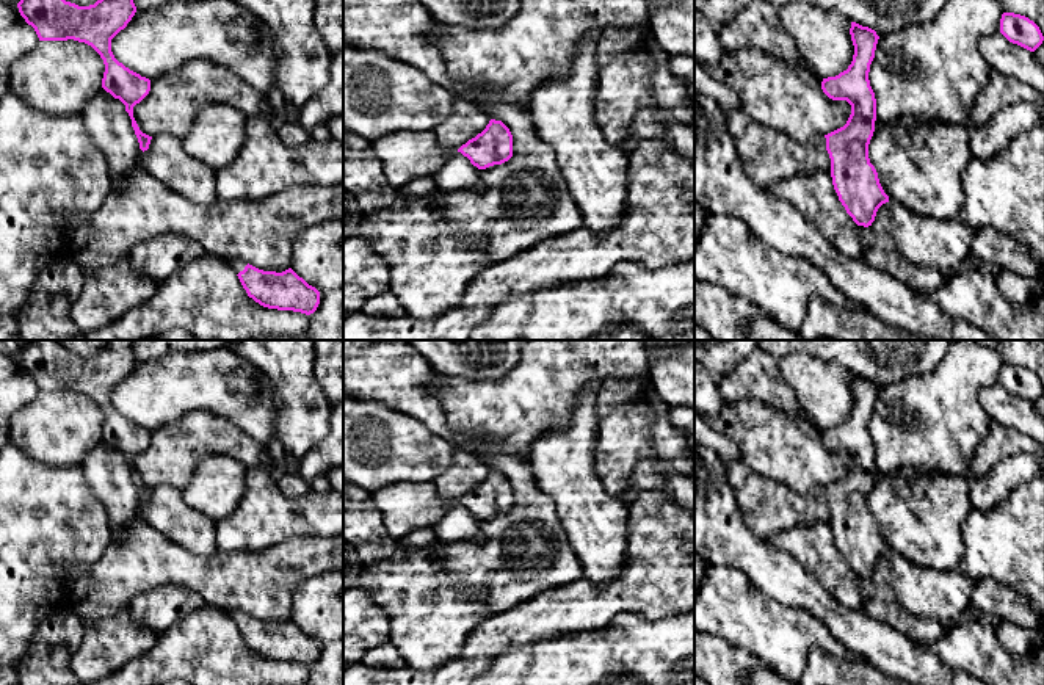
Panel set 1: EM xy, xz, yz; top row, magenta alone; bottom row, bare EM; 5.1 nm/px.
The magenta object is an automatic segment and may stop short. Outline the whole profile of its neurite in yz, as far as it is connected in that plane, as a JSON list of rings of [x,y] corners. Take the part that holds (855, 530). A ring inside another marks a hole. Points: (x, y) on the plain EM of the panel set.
[[[851,373],[850,386],[854,397],[851,415],[839,426],[823,429],[821,440],[832,451],[846,451],[851,466],[843,478],[825,489],[839,552],[857,577],[868,578],[878,560],[889,553],[868,509],[876,472],[876,450],[868,423],[879,387],[856,373]]]

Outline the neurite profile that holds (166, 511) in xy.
[[[166,484],[152,487],[149,500],[144,503],[140,500],[138,517],[198,556],[218,552],[216,522],[191,508],[182,489]]]

